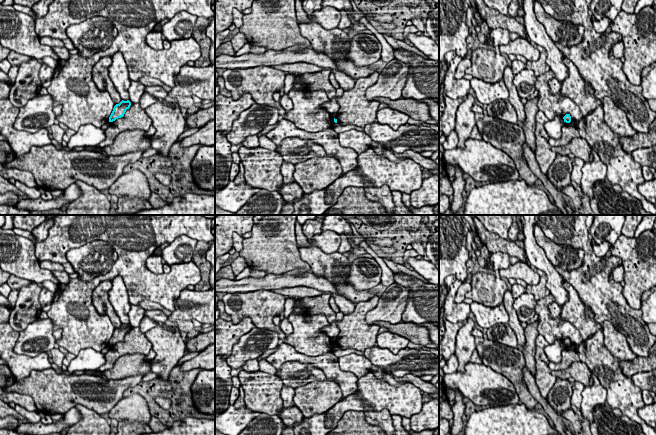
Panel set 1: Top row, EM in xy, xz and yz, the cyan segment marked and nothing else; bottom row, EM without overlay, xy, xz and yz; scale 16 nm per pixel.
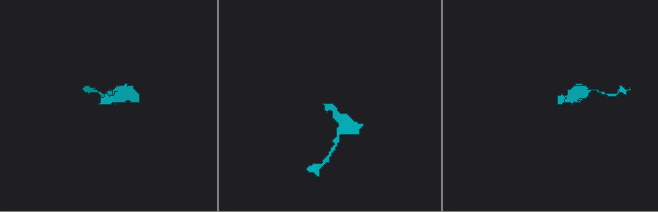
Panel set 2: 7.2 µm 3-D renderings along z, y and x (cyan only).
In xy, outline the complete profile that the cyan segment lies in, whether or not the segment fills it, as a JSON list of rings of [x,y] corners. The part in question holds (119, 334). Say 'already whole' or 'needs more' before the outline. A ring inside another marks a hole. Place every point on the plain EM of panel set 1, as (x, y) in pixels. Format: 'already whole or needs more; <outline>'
already whole; [[[122,324],[119,328],[116,328],[109,341],[109,346],[113,346],[118,342],[123,341],[126,334],[129,333],[130,330],[131,330],[131,326],[129,324],[127,324],[127,325]]]

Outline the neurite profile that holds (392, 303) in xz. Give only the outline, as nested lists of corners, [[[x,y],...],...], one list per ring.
[[[398,283],[387,287],[379,297],[377,306],[366,315],[368,325],[376,322],[397,324],[402,322],[402,313],[408,302],[410,289]]]

